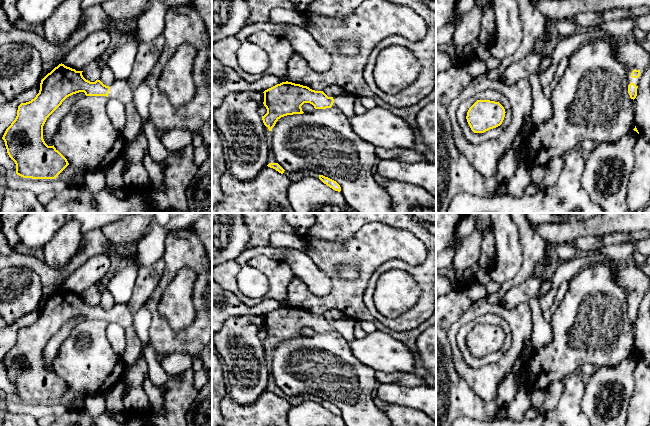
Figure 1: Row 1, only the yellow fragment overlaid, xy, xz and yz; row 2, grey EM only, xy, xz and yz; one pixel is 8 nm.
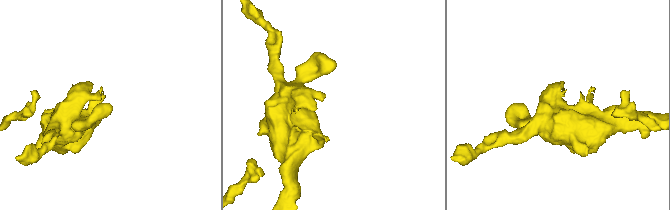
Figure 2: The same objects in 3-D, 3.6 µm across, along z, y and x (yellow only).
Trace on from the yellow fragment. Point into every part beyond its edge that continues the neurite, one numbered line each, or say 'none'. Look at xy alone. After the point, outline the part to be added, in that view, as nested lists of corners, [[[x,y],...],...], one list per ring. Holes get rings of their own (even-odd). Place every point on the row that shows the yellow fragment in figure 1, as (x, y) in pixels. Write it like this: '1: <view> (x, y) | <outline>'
1: xy (120, 89) | [[[114,80],[109,87],[108,98],[117,99],[125,105],[126,120],[121,133],[127,143],[132,143],[142,127],[142,120],[133,103],[133,90],[129,80]]]

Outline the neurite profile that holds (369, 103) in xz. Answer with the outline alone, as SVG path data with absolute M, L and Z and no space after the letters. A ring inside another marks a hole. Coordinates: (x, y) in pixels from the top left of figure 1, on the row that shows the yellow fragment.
M360 96L360 101L362 105L366 108L366 110L374 109L377 106L374 99L369 97Z

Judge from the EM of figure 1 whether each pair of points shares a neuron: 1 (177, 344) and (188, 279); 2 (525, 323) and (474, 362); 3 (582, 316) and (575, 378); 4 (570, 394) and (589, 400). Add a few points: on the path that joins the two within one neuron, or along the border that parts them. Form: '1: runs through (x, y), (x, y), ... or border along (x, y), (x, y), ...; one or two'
1: border along (196, 314), (179, 330), (161, 315); two
2: border along (498, 314), (511, 332), (511, 346), (502, 356); two
3: border along (578, 370), (563, 380); two
4: border along (584, 384), (584, 394), (580, 408), (586, 415); two

